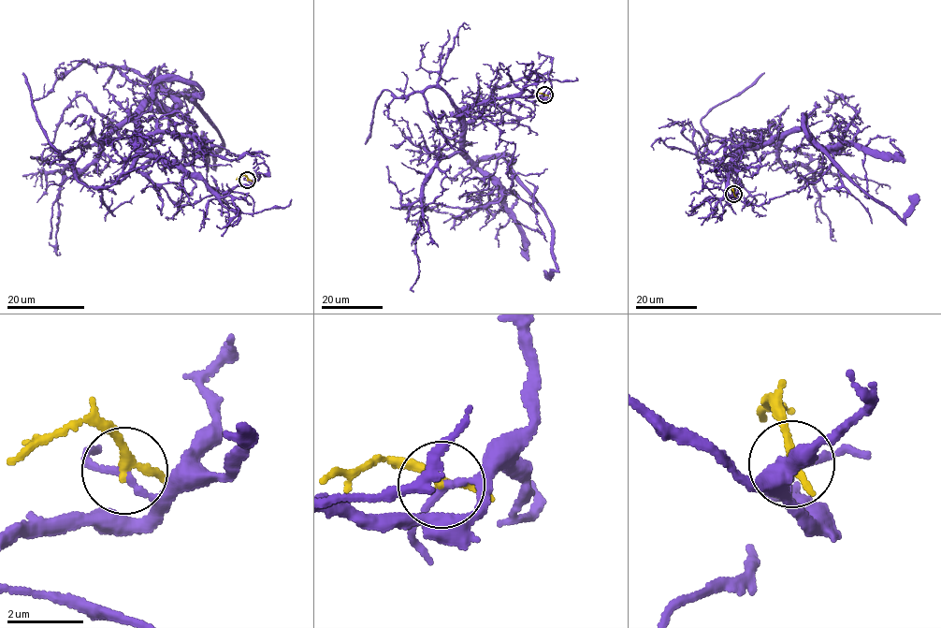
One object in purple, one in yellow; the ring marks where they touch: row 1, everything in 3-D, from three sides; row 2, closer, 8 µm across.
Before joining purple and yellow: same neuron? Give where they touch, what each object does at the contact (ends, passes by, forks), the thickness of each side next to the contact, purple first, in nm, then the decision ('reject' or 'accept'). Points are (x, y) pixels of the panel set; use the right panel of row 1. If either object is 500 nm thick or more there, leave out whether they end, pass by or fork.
place (733, 194); purple passes by; yellow passes by; calibres 160 and 200 nm; reject

